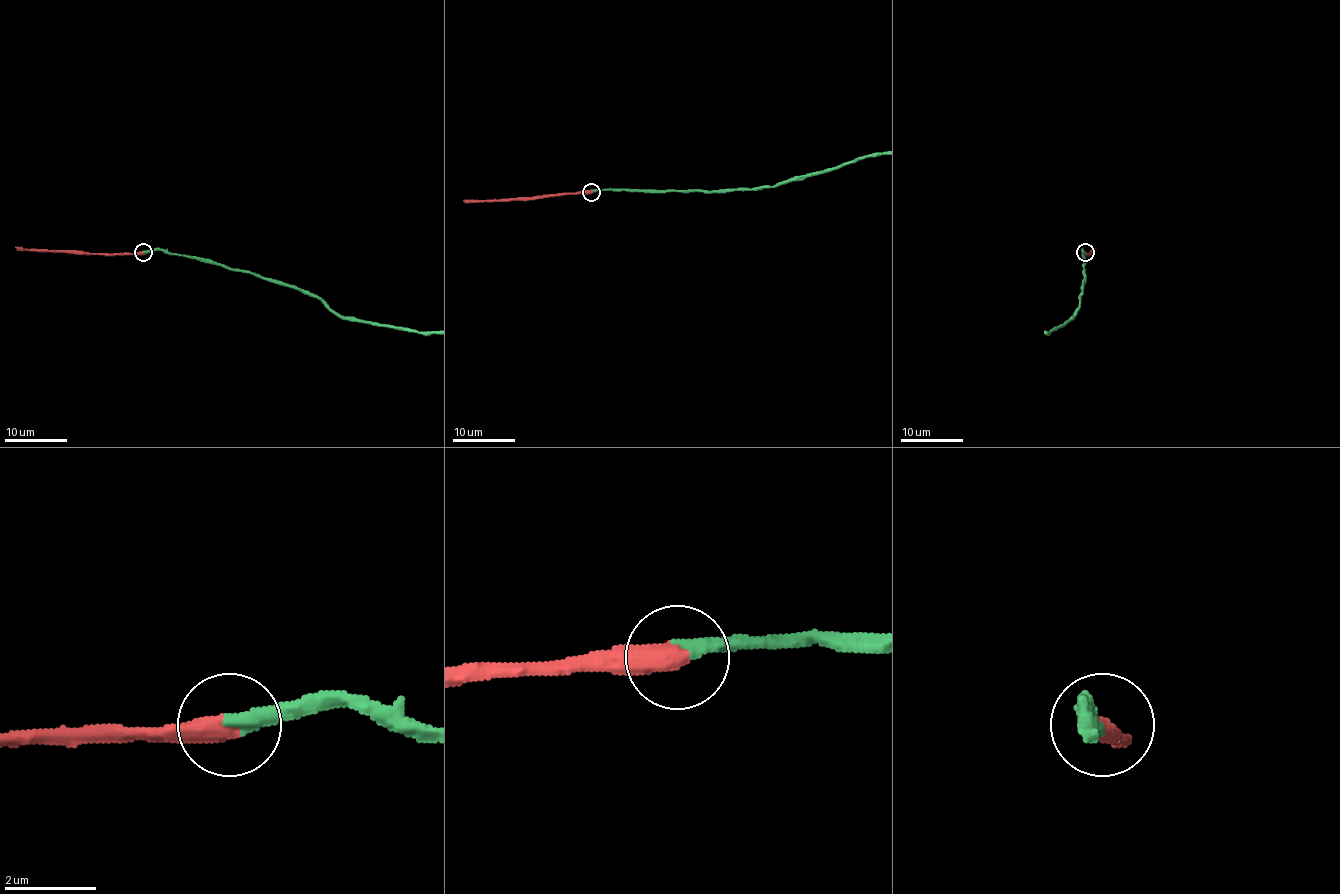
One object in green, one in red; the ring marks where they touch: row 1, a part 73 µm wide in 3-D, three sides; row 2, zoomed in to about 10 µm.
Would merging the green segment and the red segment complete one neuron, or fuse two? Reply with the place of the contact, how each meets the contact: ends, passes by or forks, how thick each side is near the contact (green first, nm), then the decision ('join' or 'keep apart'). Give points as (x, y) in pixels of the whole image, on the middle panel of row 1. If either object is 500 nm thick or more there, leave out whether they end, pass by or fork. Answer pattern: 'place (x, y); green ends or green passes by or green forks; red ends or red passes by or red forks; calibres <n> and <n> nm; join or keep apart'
place (591, 192); calibres 300 and 550 nm; join

